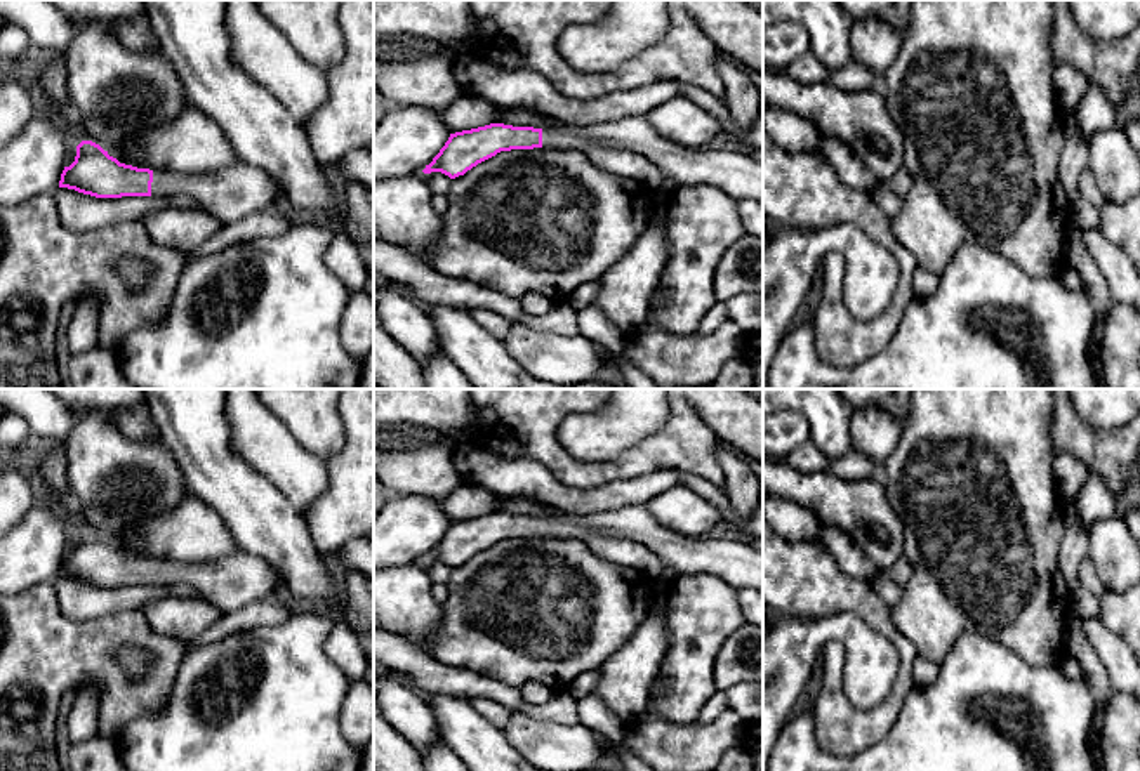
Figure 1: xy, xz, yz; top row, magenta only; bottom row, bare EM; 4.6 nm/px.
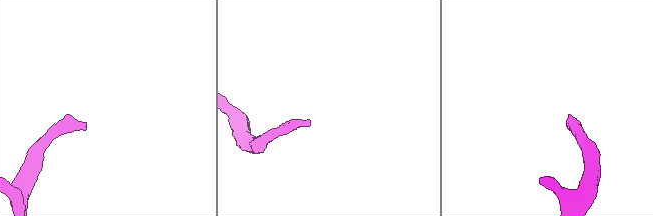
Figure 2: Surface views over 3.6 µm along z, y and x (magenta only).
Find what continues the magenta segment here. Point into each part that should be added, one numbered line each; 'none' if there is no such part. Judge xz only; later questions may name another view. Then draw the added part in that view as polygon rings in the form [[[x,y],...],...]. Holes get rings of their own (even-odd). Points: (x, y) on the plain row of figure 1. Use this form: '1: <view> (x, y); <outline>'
1: xz (739, 565); [[[627,504],[615,511],[594,514],[556,514],[542,517],[542,537],[579,538],[586,535],[626,537],[646,545],[662,563],[664,573],[657,582],[669,585],[681,575],[714,575],[737,590],[742,587],[763,590],[763,550],[756,550],[737,540],[700,540],[662,528],[652,512],[640,504]]]

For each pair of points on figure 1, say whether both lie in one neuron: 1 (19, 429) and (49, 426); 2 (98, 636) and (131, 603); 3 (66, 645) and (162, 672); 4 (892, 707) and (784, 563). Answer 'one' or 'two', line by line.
1: two
2: two
3: one
4: one

